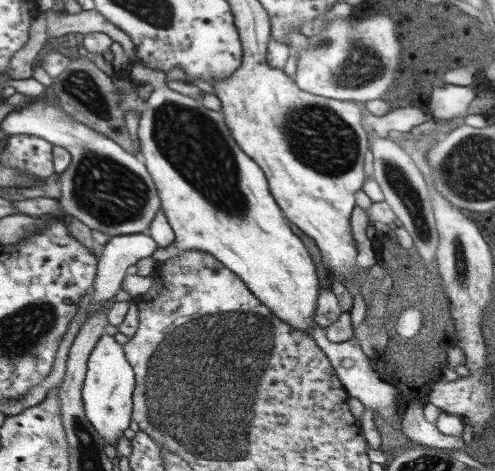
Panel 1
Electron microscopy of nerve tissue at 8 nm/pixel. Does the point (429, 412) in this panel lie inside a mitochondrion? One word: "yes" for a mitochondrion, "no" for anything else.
no

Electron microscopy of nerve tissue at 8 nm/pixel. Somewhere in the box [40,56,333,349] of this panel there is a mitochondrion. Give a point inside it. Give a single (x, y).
(190, 140)

